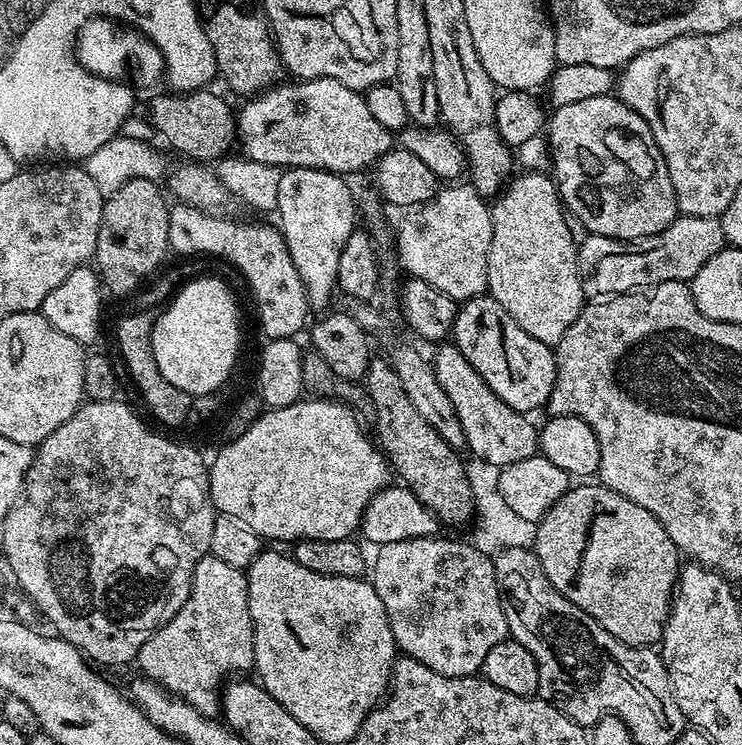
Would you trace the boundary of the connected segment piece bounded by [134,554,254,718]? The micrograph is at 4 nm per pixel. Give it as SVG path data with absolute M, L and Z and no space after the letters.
M209 554L201 558L194 570L192 589L186 602L182 602L182 610L178 610L170 622L163 624L140 647L134 664L144 671L141 672L143 679L153 680L160 688L168 691L169 696L184 700L194 710L198 710L200 716L216 718L222 712L222 685L226 678L233 674L247 673L244 671L253 667L253 658L254 626L250 618L248 577L241 569L229 566L227 562L222 562L222 558Z

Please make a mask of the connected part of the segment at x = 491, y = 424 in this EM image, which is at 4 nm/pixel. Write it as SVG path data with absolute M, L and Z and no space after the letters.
M444 342L439 345L436 357L431 357L432 370L438 378L438 386L446 390L446 398L454 402L454 410L458 414L458 422L462 422L464 431L463 443L468 446L480 460L485 460L488 464L503 466L522 462L522 458L530 458L537 455L539 451L539 429L537 425L532 425L527 415L523 412L516 412L466 362L466 358L456 349L456 345L451 342Z

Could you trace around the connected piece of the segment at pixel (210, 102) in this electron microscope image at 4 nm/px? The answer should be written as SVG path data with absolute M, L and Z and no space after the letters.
M207 88L186 93L165 92L150 104L152 122L161 136L176 151L186 155L183 157L196 162L214 162L227 155L237 139L235 111L212 91Z

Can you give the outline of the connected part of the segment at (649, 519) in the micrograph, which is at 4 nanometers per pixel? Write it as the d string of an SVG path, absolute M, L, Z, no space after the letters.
M580 482L577 484L580 484L577 488L576 485L569 487L568 493L562 498L558 498L558 502L554 502L552 509L535 525L536 544L534 543L534 551L546 578L561 594L570 598L570 602L574 602L579 608L586 610L586 614L590 614L590 618L594 618L594 622L598 622L598 626L602 626L602 630L614 634L614 638L618 638L618 642L631 648L647 648L659 645L664 638L664 627L668 621L668 613L672 610L676 582L680 579L681 553L676 551L674 542L670 542L670 534L666 534L666 530L662 530L662 522L658 522L658 518L654 518L654 514L650 514L650 510L638 506L638 502L630 502L630 498L604 487L599 482Z

